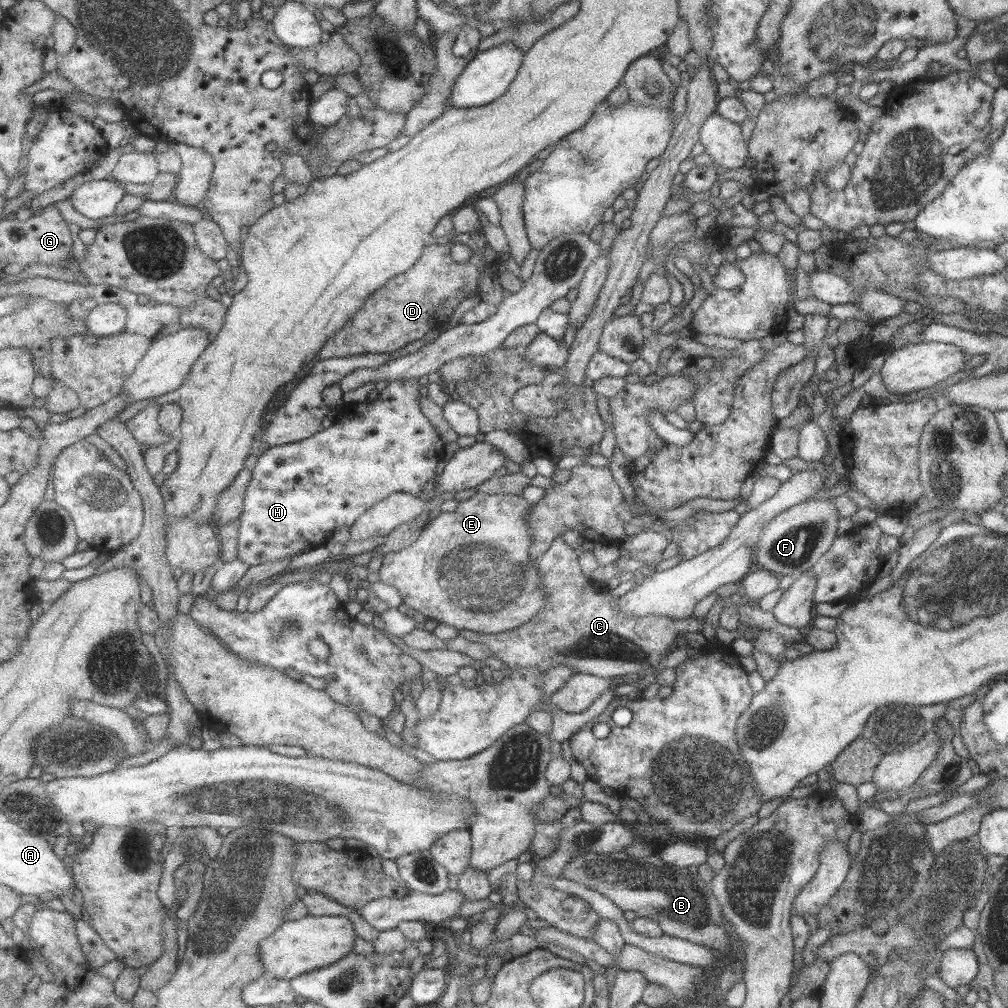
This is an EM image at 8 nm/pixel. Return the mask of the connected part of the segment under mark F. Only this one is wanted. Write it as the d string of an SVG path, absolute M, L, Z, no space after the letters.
M807 499L780 512L763 527L763 533L753 547L755 567L780 575L798 577L809 571L831 547L836 538L839 514L829 499Z

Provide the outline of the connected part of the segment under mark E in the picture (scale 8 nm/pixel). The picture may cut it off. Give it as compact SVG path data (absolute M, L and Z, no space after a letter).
M475 492L471 497L457 501L455 510L440 512L438 516L435 516L435 518L423 528L423 532L419 534L417 540L415 540L409 548L383 555L383 562L377 571L379 581L383 583L384 586L395 589L399 596L401 596L402 604L405 604L427 619L433 619L439 623L453 626L457 631L465 629L476 633L497 634L503 631L513 630L529 622L533 616L539 613L539 610L545 605L545 602L547 602L546 592L543 592L541 586L539 586L541 578L539 578L539 574L537 574L537 568L535 568L536 564L532 560L529 560L529 554L527 554L529 545L531 545L529 526L527 526L527 517L529 517L530 510L532 510L531 502L526 501L521 495L505 493L493 493L488 495Z

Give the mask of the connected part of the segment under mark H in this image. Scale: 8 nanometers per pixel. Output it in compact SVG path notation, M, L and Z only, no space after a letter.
M418 379L388 382L372 400L343 403L335 424L327 430L299 442L269 447L259 456L240 518L238 559L253 567L294 557L324 546L335 528L351 527L373 504L394 492L417 497L421 488L438 473L444 448L438 432L419 411L417 388Z

